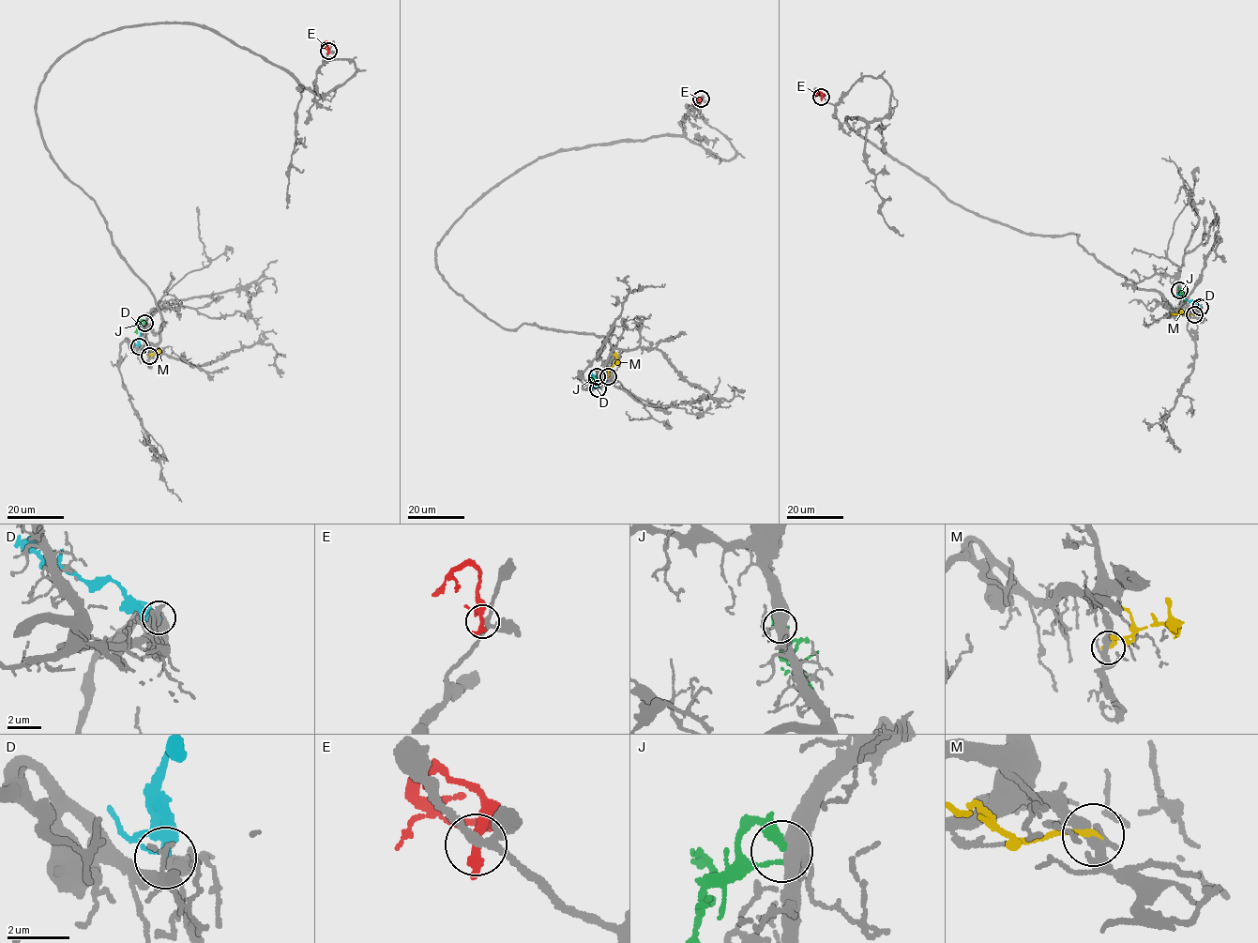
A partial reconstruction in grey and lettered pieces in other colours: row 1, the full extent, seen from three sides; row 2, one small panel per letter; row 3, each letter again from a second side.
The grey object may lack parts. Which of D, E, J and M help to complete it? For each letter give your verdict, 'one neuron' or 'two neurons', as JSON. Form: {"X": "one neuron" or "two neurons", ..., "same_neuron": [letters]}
{"D": "two neurons", "E": "two neurons", "J": "one neuron", "M": "two neurons", "same_neuron": ["J"]}

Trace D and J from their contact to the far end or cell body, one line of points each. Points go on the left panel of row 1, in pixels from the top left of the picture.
D: (139, 346), (141, 331), (135, 322)
J: (143, 322), (137, 327), (137, 333)

